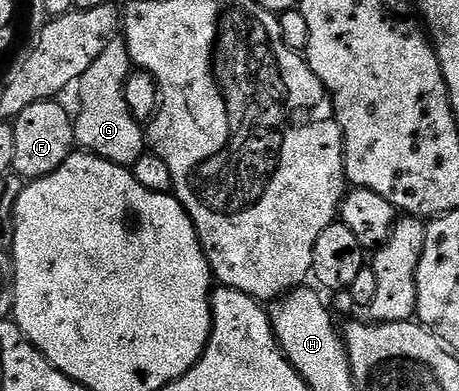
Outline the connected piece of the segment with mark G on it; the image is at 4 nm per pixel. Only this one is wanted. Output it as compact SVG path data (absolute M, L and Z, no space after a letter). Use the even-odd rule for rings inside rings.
M115 40L80 78L81 111L75 114L73 127L76 145L82 151L126 168L133 167L139 156L147 150L146 131L131 112L131 108L127 108L125 85L130 73L131 63L124 41Z

